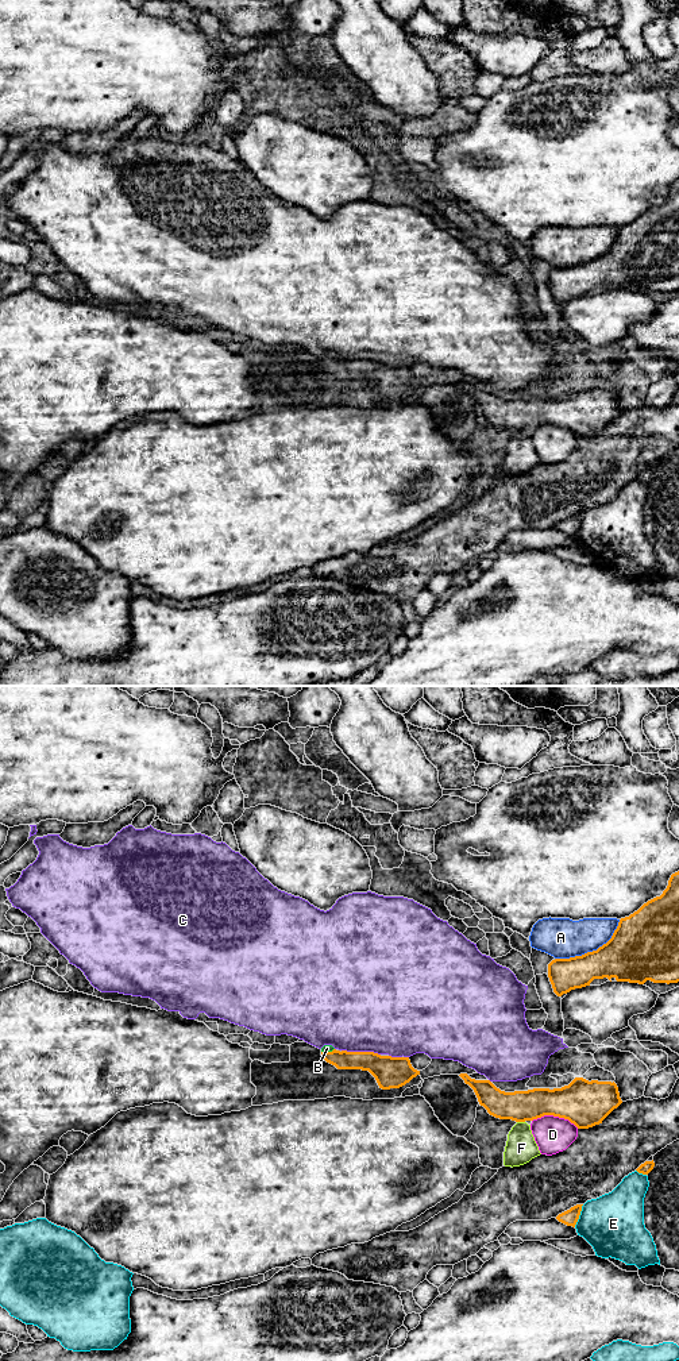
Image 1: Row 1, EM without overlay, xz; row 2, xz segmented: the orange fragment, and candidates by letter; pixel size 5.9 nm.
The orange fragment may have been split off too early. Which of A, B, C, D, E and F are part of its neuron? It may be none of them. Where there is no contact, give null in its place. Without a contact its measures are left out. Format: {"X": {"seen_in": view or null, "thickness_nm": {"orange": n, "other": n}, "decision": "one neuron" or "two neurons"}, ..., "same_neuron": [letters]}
{"A": {"seen_in": "xz", "thickness_nm": {"orange": 340, "other": 240}, "decision": "two neurons"}, "B": {"seen_in": "xz", "thickness_nm": {"orange": 110, "other": 50}, "decision": "one neuron"}, "C": {"seen_in": "xz", "thickness_nm": {"orange": 190, "other": 500}, "decision": "two neurons"}, "D": {"seen_in": "xz", "thickness_nm": {"orange": 280, "other": 220}, "decision": "two neurons"}, "E": {"seen_in": "xz", "thickness_nm": {"orange": 90, "other": 360}, "decision": "two neurons"}, "F": {"seen_in": "xz", "thickness_nm": {"orange": 190, "other": 180}, "decision": "two neurons"}, "same_neuron": ["B"]}

